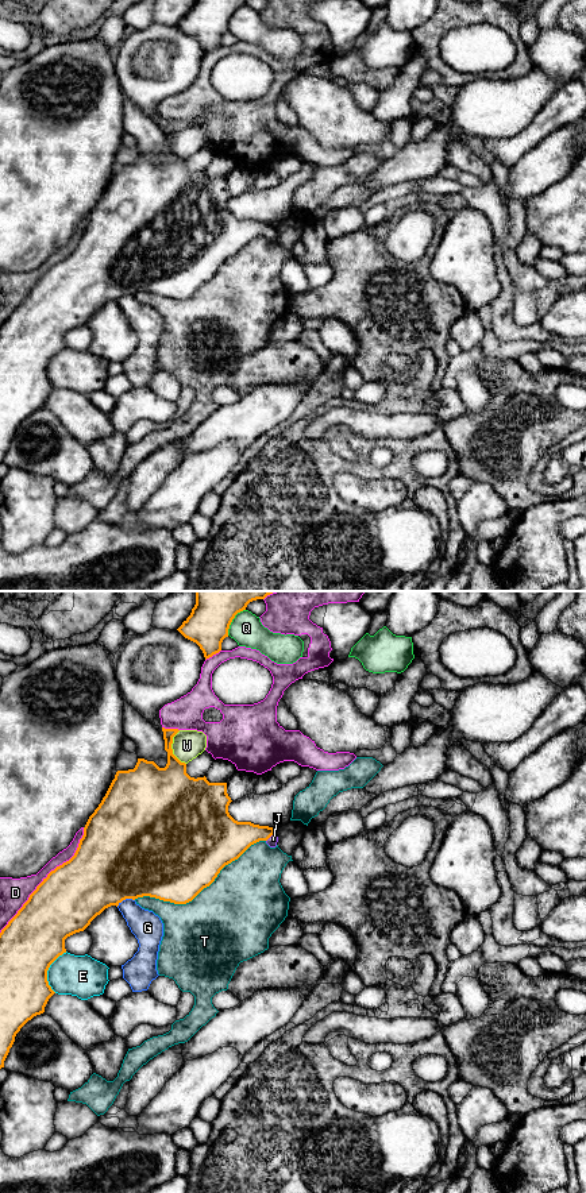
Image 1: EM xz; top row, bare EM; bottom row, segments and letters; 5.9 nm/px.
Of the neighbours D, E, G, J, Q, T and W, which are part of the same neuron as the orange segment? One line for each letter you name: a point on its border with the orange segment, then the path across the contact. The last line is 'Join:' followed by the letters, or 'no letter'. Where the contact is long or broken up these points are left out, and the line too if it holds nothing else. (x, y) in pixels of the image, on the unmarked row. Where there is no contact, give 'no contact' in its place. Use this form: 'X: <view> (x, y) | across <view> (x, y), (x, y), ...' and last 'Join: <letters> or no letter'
J: xz (270, 231) | across xz (228, 235), (242, 230), (270, 231), (273, 235)
Join: J

